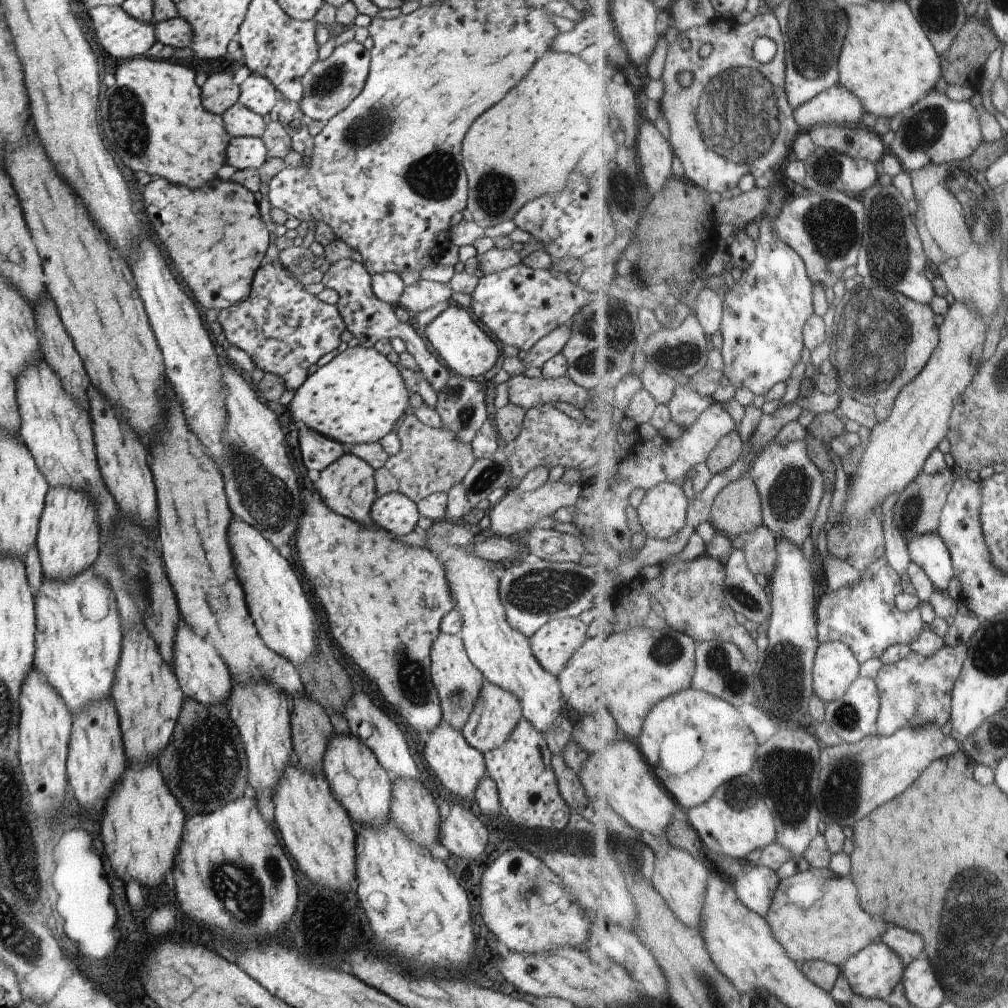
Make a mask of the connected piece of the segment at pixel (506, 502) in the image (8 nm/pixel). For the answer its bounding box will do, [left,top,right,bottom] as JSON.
[487,475,583,538]

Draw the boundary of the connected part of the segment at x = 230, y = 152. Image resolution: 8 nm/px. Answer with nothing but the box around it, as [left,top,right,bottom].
[226,137,268,171]

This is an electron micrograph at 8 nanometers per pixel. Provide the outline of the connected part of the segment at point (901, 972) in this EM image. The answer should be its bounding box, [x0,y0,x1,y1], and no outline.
[843,941,908,999]

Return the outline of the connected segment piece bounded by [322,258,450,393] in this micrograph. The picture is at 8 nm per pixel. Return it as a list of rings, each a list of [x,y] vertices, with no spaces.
[[[342,258],[332,263],[328,270],[322,282],[326,288],[332,288],[338,293],[339,300],[336,308],[345,320],[346,330],[352,332],[363,347],[374,347],[376,341],[382,340],[382,338],[401,338],[406,344],[407,351],[414,356],[424,379],[427,380],[436,393],[439,393],[446,386],[448,378],[450,378],[449,370],[438,362],[436,356],[428,350],[426,342],[422,340],[422,337],[417,334],[410,324],[398,320],[395,314],[395,306],[380,300],[374,294],[371,274],[366,270],[363,262],[351,258]]]

